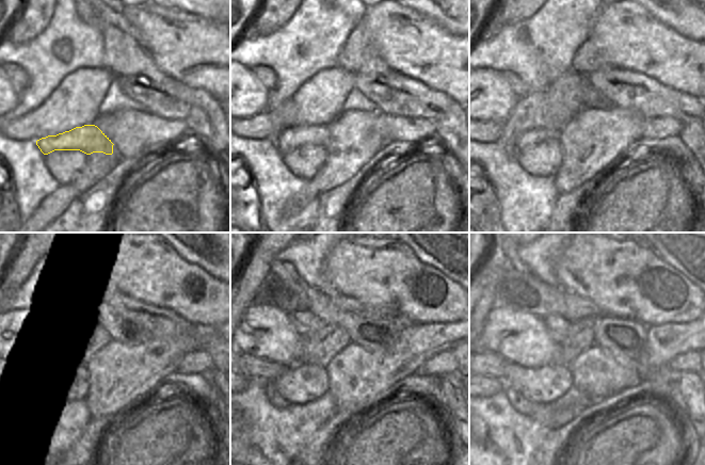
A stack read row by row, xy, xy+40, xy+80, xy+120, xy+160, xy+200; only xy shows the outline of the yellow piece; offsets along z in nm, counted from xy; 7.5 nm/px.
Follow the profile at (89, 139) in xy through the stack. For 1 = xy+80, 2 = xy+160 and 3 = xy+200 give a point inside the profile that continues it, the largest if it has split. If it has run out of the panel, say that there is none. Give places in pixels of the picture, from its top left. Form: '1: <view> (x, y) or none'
1: xy+80 (525, 140)
2: xy+160 (252, 367)
3: xy+200 (491, 365)

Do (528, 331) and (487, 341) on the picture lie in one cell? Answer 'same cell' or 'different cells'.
same cell

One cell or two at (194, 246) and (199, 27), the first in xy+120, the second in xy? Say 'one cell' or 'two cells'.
two cells

